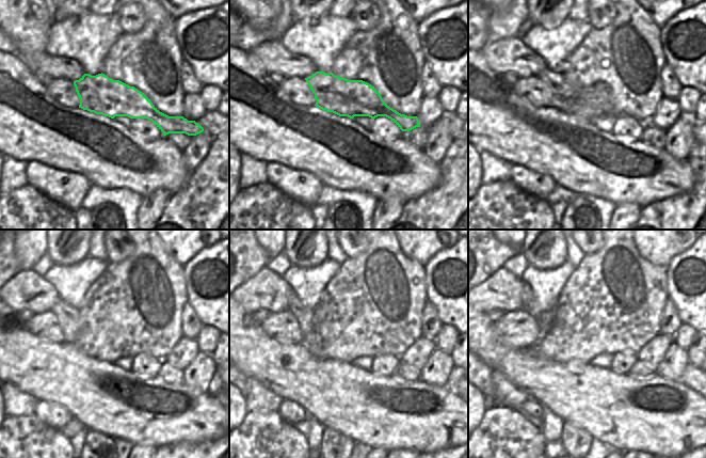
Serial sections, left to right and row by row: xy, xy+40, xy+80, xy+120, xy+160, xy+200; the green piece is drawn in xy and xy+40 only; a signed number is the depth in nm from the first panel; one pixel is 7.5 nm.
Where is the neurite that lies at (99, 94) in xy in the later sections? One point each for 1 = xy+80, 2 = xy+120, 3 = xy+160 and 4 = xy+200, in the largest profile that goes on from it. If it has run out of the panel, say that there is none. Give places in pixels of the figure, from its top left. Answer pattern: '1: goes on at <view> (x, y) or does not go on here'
1: goes on at xy+80 (561, 94)
2: goes on at xy+120 (68, 318)
3: goes on at xy+160 (304, 316)
4: goes on at xy+200 (527, 298)

